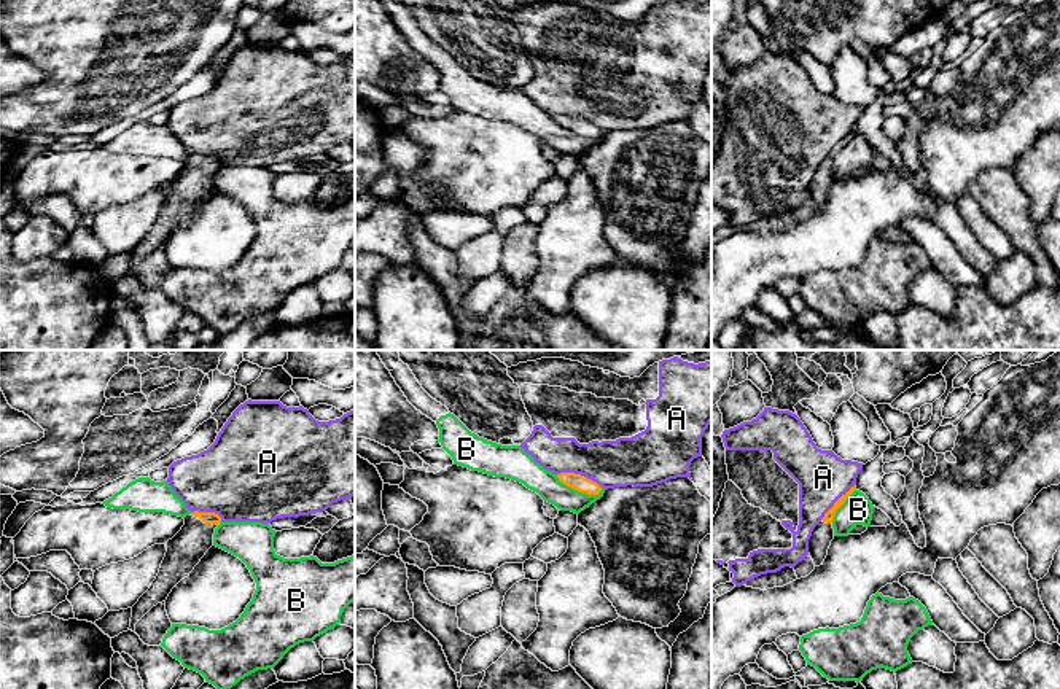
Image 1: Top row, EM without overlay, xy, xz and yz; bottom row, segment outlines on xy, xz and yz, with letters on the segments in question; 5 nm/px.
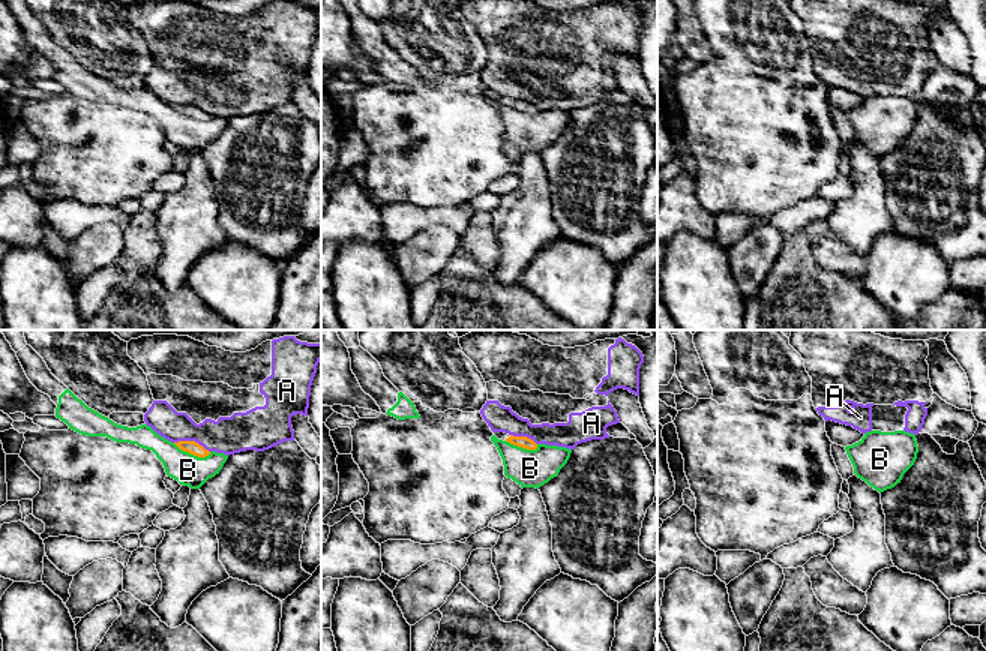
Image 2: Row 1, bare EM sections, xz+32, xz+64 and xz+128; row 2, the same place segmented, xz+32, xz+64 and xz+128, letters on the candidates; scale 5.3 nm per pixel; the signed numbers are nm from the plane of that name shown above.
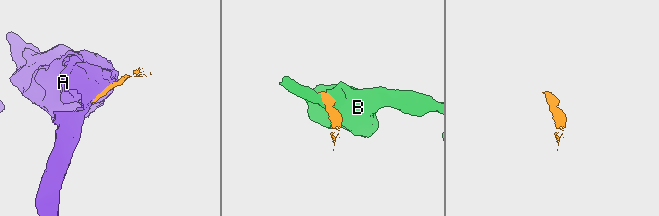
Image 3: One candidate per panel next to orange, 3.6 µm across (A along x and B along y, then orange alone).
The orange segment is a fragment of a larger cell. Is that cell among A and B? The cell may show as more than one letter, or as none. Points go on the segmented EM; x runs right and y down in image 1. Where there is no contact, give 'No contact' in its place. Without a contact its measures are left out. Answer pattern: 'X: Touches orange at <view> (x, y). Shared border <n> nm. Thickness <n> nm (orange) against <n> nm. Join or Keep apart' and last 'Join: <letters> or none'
A: Touches orange at xz (580, 474). Shared border 240 nm. Thickness 80 nm (orange) against 240 nm. Keep apart
B: Touches orange at xz (578, 490). Shared border 260 nm. Thickness 80 nm (orange) against 140 nm. Keep apart
Join: none

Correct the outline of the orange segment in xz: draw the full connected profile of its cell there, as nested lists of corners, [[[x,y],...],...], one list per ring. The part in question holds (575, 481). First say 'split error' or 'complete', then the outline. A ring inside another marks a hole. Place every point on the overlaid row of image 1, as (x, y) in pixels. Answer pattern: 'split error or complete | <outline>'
complete | [[[560,473],[560,474],[557,474],[557,477],[562,484],[565,484],[581,493],[598,495],[602,490],[602,487],[597,482],[594,482],[581,474]]]

